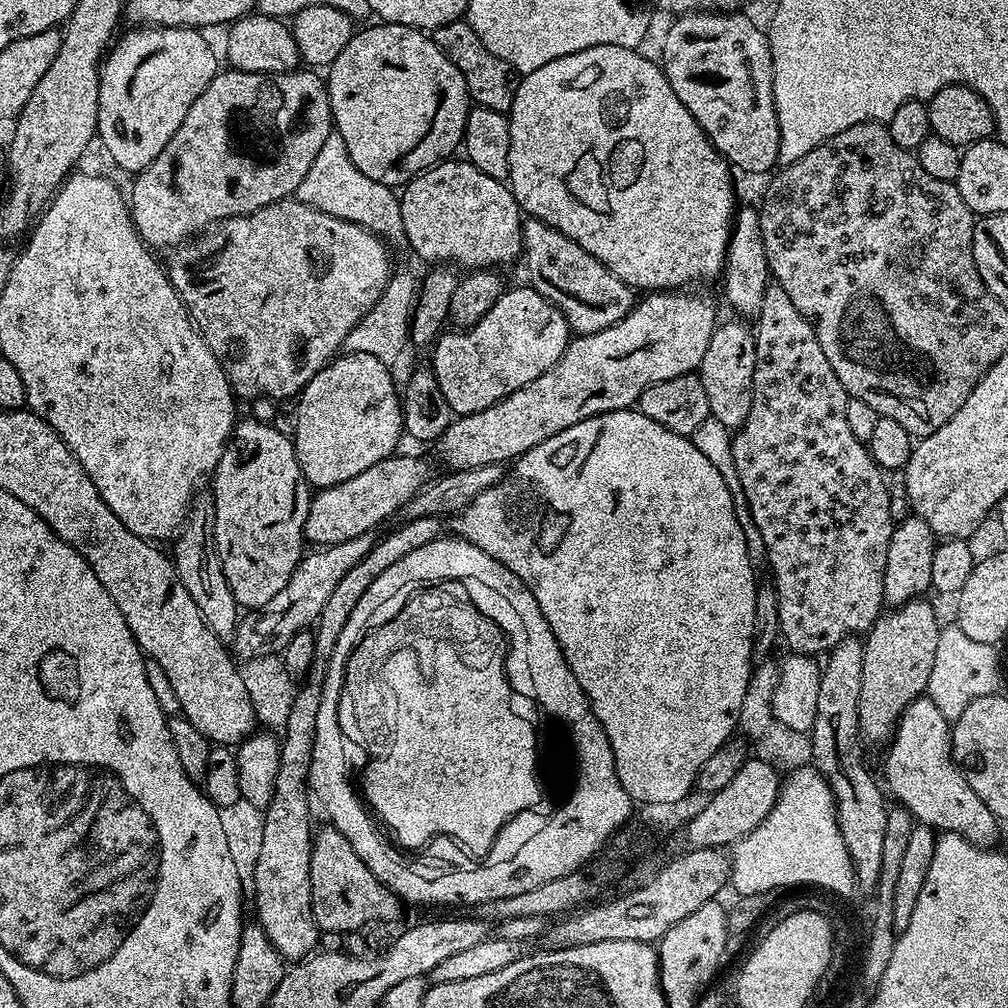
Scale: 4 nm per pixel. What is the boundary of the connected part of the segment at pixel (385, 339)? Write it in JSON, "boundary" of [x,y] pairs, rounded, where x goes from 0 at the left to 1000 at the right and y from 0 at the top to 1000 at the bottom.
{"boundary":[[[405,258],[399,259],[398,262],[396,259],[373,303],[355,318],[351,327],[347,327],[347,331],[343,331],[340,348],[367,351],[369,354],[375,355],[375,359],[392,363],[401,349],[401,344],[406,344],[407,341],[409,311],[413,308],[418,281],[418,275],[416,273],[413,275],[412,264]]]}

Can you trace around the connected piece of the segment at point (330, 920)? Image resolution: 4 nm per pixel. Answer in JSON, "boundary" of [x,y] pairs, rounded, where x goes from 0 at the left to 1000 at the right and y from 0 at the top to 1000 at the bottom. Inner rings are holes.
{"boundary":[[[328,819],[314,824],[310,830],[308,847],[308,887],[310,888],[310,906],[313,920],[318,926],[353,925],[364,917],[373,917],[376,913],[393,913],[397,909],[399,894],[392,889],[351,847],[351,839],[339,831],[336,823]]]}

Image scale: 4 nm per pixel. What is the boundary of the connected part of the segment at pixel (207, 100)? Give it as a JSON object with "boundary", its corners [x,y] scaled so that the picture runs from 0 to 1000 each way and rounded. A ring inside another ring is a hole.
{"boundary":[[[233,69],[215,70],[214,76],[200,89],[200,93],[188,105],[188,110],[182,118],[180,125],[170,135],[169,141],[162,146],[160,153],[154,157],[153,161],[147,167],[134,174],[131,185],[131,194],[129,190],[128,203],[131,211],[131,219],[135,225],[140,237],[150,245],[154,244],[173,244],[180,243],[188,235],[202,229],[203,226],[224,215],[245,214],[252,208],[259,207],[260,204],[268,203],[273,199],[289,195],[300,177],[304,175],[304,170],[308,169],[312,157],[314,156],[315,150],[319,149],[319,141],[331,129],[329,121],[329,110],[325,100],[325,84],[320,78],[317,79],[313,70],[295,69],[293,71],[280,71],[276,75],[258,75],[255,71],[236,71]]]}

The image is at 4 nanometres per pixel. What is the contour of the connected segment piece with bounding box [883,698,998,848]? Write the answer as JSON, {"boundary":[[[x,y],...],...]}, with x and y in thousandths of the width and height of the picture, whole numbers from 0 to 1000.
{"boundary":[[[914,692],[912,694],[908,694],[908,696],[905,697],[905,699],[903,699],[902,702],[900,702],[900,704],[898,704],[898,706],[893,709],[893,715],[889,717],[889,729],[885,731],[883,737],[880,739],[879,745],[881,745],[881,751],[878,752],[877,754],[877,774],[876,777],[879,779],[880,782],[880,778],[881,777],[881,782],[880,785],[883,787],[884,790],[884,786],[885,785],[885,790],[887,793],[885,793],[886,795],[888,795],[888,797],[890,799],[900,799],[901,802],[904,803],[904,807],[906,809],[906,811],[908,811],[908,813],[910,814],[912,814],[912,816],[914,818],[917,819],[922,819],[923,821],[927,822],[927,823],[932,823],[934,826],[938,826],[938,825],[949,825],[949,827],[951,827],[951,829],[956,829],[958,830],[962,836],[964,837],[970,837],[972,838],[972,840],[974,841],[984,841],[985,838],[987,838],[987,833],[988,833],[988,820],[990,820],[990,814],[988,813],[988,809],[986,809],[986,807],[980,803],[980,801],[978,800],[978,796],[974,796],[974,792],[970,792],[970,788],[966,788],[966,784],[962,784],[962,776],[958,776],[958,772],[956,771],[956,769],[954,769],[952,767],[952,762],[950,761],[950,759],[948,759],[947,754],[945,754],[944,752],[944,728],[942,725],[942,715],[939,714],[938,712],[935,712],[935,707],[932,706],[931,704],[931,700],[927,700],[927,696],[923,693],[920,692]]]}

